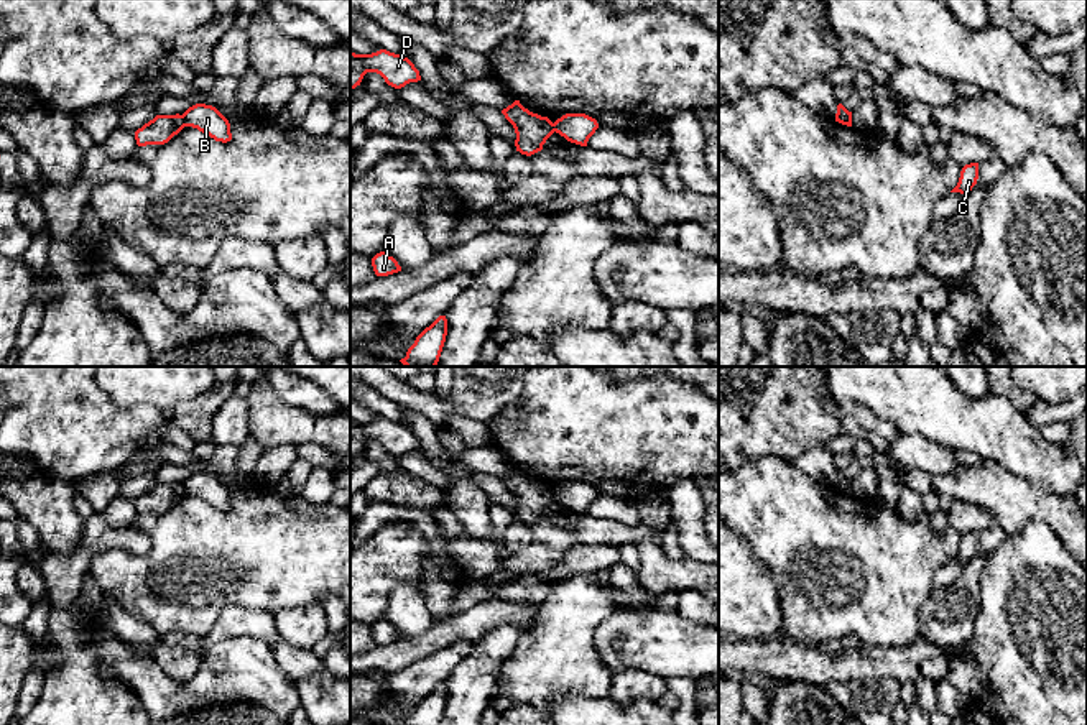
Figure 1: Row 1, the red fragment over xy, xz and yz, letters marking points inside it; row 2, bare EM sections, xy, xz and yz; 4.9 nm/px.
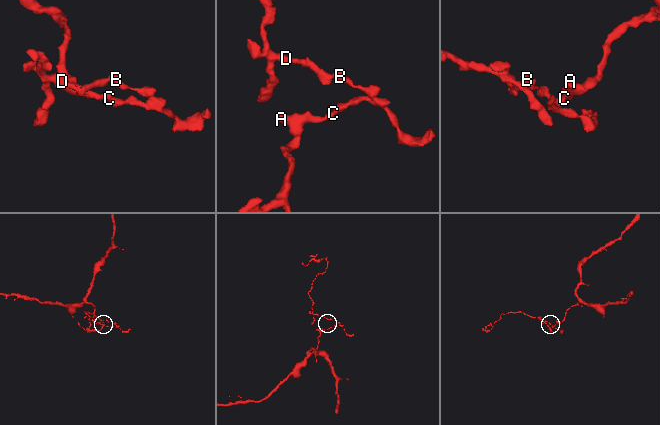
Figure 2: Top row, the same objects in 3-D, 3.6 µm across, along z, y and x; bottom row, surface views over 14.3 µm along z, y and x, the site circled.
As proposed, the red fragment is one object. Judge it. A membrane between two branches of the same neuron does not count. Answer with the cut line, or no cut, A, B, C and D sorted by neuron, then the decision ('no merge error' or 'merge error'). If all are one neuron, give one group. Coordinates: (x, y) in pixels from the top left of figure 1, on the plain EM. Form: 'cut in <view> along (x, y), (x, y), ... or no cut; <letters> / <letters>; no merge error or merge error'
cut in xy along (181, 484), (186, 494); A B C / D; merge error

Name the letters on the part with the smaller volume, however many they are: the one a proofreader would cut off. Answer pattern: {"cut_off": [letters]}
{"cut_off": ["D"]}

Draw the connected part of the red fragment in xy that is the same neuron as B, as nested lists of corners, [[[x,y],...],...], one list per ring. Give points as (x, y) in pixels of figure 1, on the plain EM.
[[[196,472],[183,482],[183,487],[186,495],[197,496],[215,510],[232,508],[229,488],[212,473]]]

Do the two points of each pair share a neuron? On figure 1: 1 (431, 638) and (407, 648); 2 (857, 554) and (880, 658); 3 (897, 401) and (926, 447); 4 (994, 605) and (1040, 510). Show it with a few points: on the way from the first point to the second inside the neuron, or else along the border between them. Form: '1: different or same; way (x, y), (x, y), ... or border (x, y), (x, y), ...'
1: same; way (425, 645), (413, 648)
2: different; border (915, 638), (906, 646), (878, 646), (862, 641)
3: different; border (898, 431), (923, 434), (954, 449)
4: different; border (1010, 533), (1043, 521), (1064, 544)

